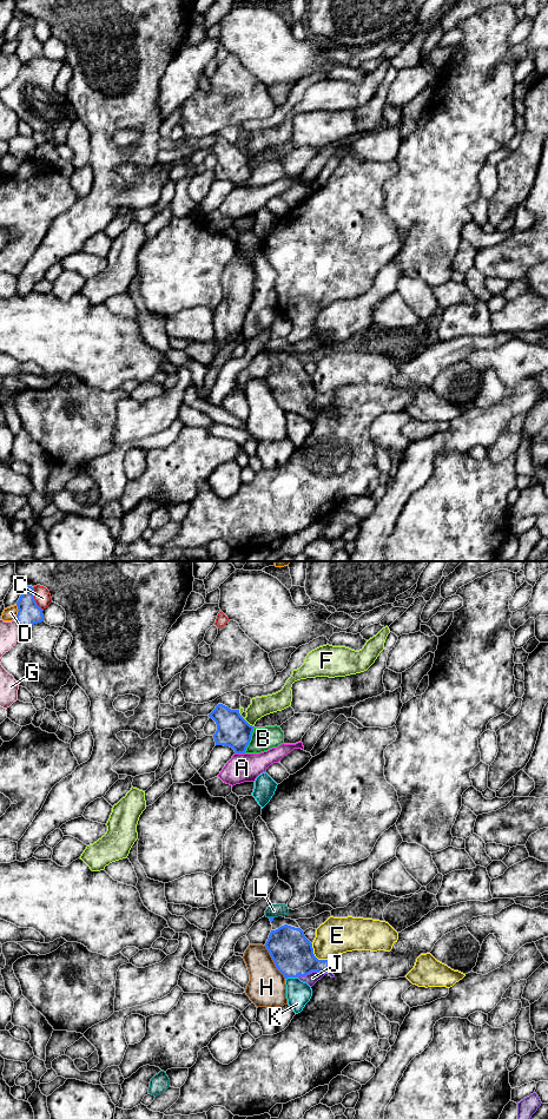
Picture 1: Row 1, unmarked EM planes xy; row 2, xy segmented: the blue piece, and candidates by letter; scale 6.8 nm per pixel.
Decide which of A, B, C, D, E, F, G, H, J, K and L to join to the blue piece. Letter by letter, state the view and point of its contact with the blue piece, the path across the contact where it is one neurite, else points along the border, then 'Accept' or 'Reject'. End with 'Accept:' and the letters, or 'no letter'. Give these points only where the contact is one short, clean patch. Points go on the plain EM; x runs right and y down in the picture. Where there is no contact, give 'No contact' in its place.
A: Touches blue at xy (241, 186). Boundary: xy (236, 186), (244, 188). Reject
B: Touches blue at xy (250, 173). Boundary: xy (253, 160), (251, 173), (244, 186). Reject
C: Touches blue at xy (34, 33). Reject
D: Touches blue at xy (18, 46). Boundary: xy (17, 39), (18, 47), (14, 53). Reject
E: Touches blue at xy (315, 390). Boundary: xy (311, 377), (314, 388), (319, 394), (328, 394). Reject
F: Touches blue at xy (248, 157). Boundary: xy (243, 152), (253, 160). Reject
G: Touches blue at xy (18, 57). Boundary: xy (15, 53), (22, 63). Reject
H: Touches blue at xy (274, 395). Reject
J: Touches blue at xy (312, 405). Path across: xy (292, 387), (312, 405), (312, 412). Accept
K: Touches blue at xy (290, 410). Reject
L: Touches blue at xy (271, 351). Boundary: xy (269, 350), (274, 351). Reject
Accept: J

